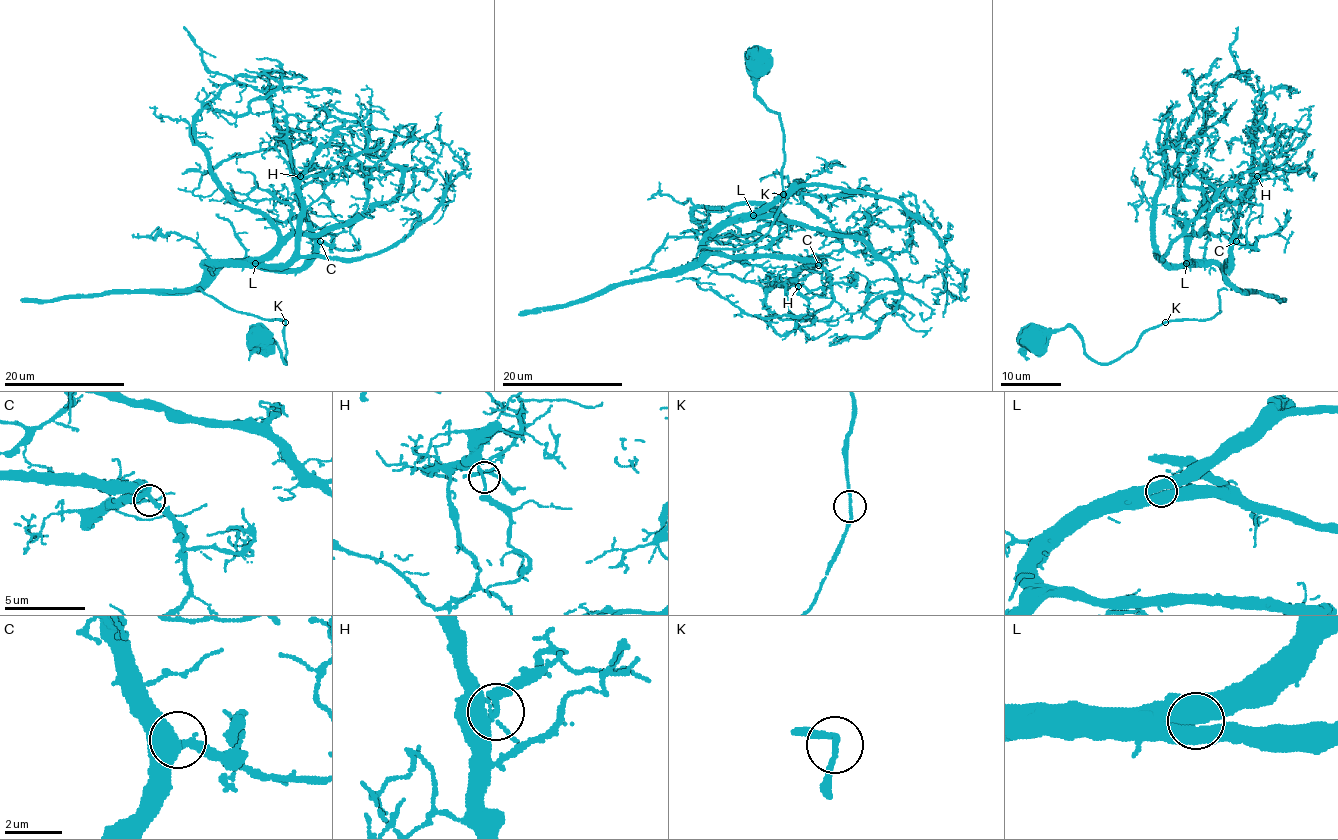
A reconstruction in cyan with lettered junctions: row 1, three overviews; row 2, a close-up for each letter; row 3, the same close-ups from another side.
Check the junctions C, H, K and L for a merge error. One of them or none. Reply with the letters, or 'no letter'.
no letter

